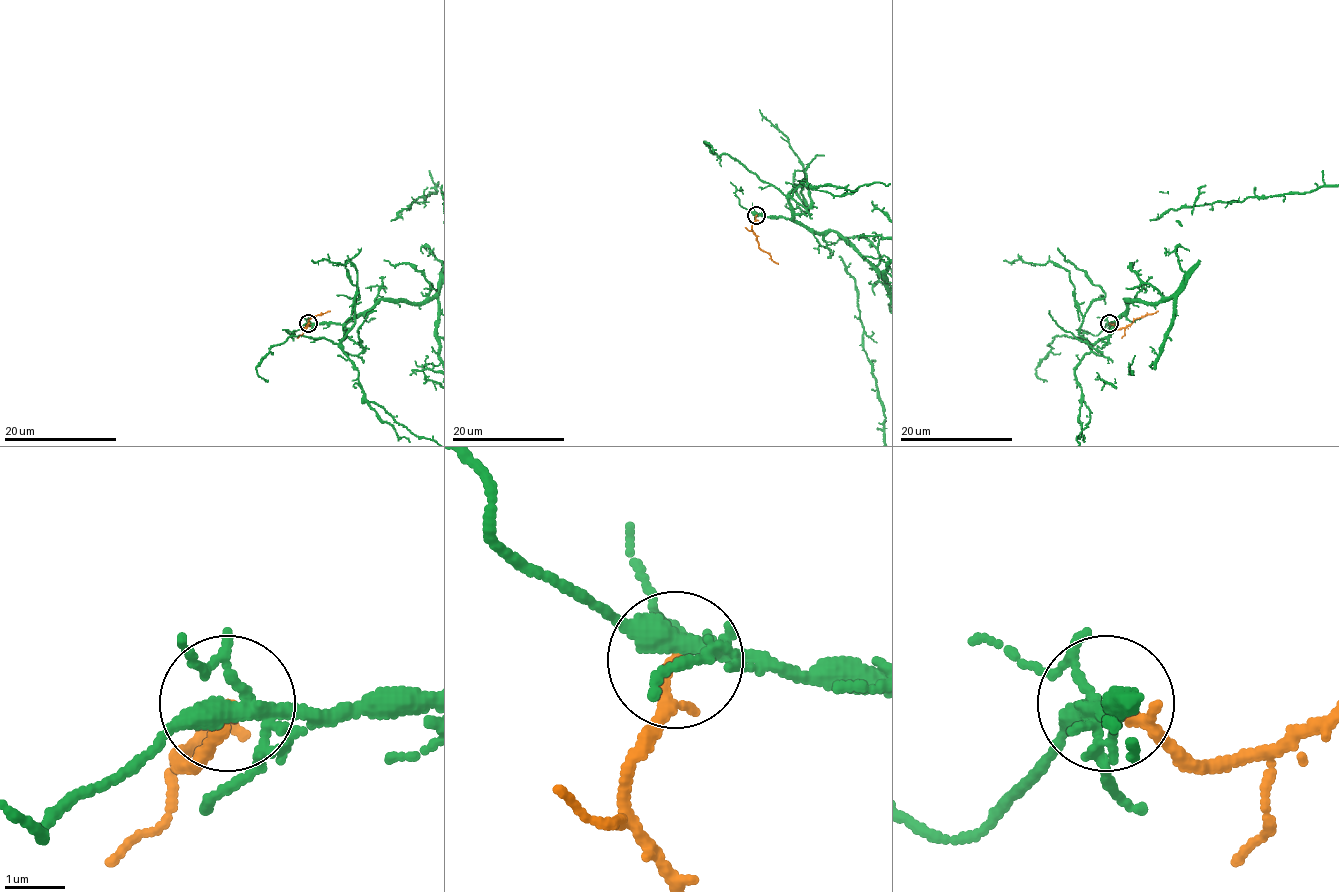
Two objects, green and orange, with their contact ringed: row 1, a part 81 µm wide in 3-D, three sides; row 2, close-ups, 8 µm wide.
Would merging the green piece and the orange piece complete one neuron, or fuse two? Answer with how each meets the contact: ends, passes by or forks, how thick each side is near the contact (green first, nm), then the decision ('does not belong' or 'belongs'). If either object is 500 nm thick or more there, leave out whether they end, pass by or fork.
green forks there; orange ends there; 300 nm thick on the green side, 200 nm on the other; belongs

